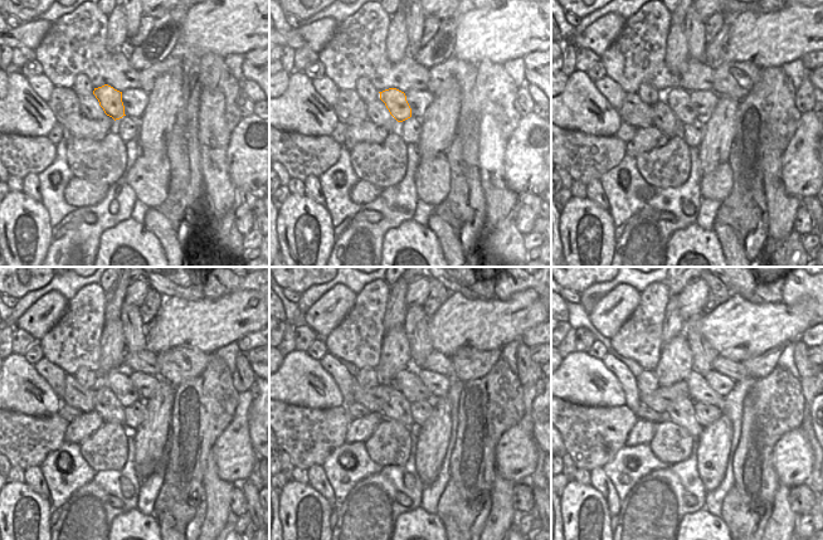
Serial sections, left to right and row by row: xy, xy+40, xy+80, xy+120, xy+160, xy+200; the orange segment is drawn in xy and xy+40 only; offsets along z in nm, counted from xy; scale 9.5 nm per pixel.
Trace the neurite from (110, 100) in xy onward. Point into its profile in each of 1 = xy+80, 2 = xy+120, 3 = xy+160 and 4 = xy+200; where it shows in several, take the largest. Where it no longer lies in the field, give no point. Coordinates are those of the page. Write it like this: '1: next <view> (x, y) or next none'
1: next xy+80 (677, 98)
2: next xy+120 (118, 382)
3: next xy+160 (407, 382)
4: next xy+200 (699, 390)

